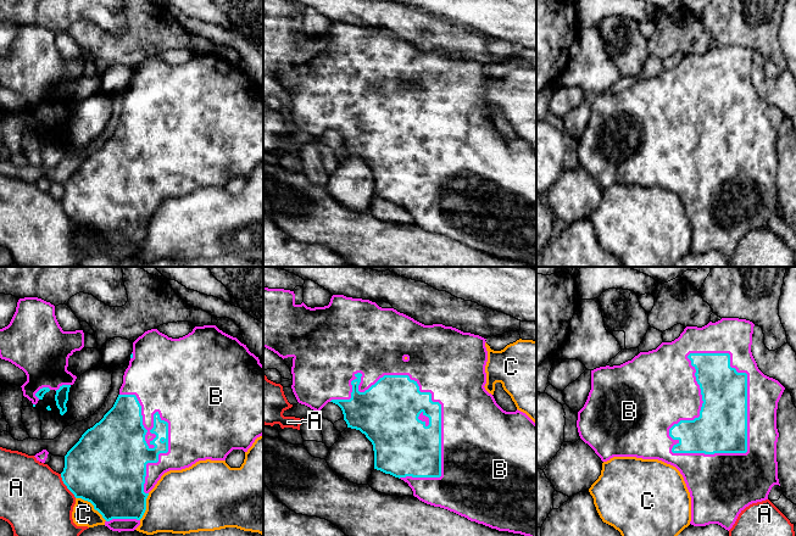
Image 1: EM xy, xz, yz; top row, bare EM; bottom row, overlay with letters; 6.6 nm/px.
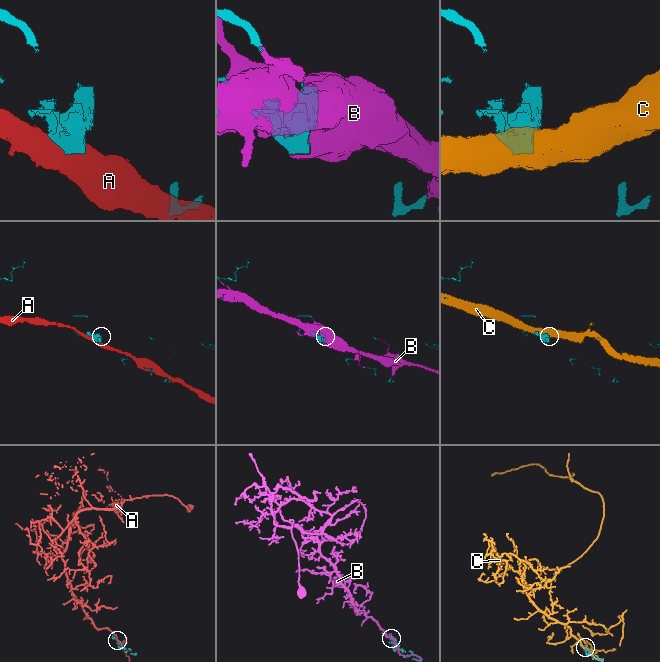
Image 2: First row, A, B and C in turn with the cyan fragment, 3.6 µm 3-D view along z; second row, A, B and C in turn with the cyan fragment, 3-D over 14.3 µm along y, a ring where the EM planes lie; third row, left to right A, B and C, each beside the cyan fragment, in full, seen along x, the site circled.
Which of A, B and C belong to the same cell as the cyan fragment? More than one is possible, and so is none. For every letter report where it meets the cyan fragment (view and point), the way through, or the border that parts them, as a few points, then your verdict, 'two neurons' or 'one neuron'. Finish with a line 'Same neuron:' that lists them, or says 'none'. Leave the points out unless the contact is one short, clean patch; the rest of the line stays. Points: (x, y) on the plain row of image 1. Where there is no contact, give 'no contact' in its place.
A: xy (66, 212) | two neurons
B: yz (746, 109) | one neuron
C: xy (92, 230) | two neurons
Same neuron: B

